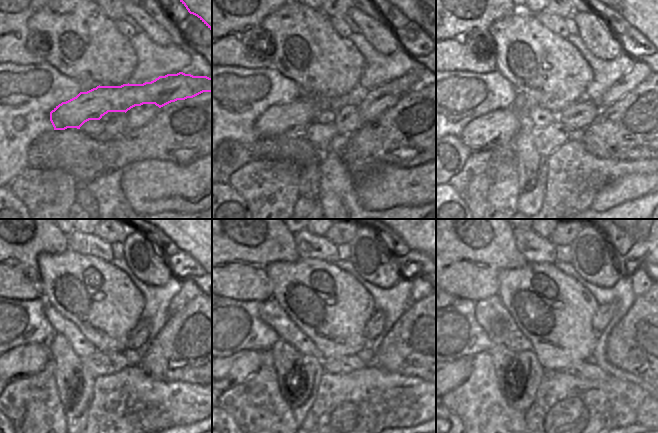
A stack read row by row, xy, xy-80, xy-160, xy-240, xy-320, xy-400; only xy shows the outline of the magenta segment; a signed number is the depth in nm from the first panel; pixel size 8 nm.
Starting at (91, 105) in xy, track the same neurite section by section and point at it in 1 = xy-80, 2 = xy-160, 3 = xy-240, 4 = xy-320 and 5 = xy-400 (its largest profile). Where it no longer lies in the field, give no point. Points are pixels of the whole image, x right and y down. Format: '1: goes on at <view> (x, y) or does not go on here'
1: goes on at xy-80 (289, 119)
2: goes on at xy-160 (499, 128)
3: goes on at xy-240 (27, 360)
4: goes on at xy-320 (237, 368)
5: goes on at xy-400 (457, 372)

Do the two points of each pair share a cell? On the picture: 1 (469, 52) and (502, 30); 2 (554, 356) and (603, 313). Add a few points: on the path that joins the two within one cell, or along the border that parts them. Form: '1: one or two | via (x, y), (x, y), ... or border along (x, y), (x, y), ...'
1: two | border along (504, 18), (490, 25), (491, 41)
2: two | border along (598, 306), (592, 319), (592, 328), (597, 334)

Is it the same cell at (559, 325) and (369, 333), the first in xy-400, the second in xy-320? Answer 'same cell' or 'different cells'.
different cells

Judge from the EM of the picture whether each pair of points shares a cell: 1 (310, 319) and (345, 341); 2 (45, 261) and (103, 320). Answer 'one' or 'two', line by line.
1: one
2: one

